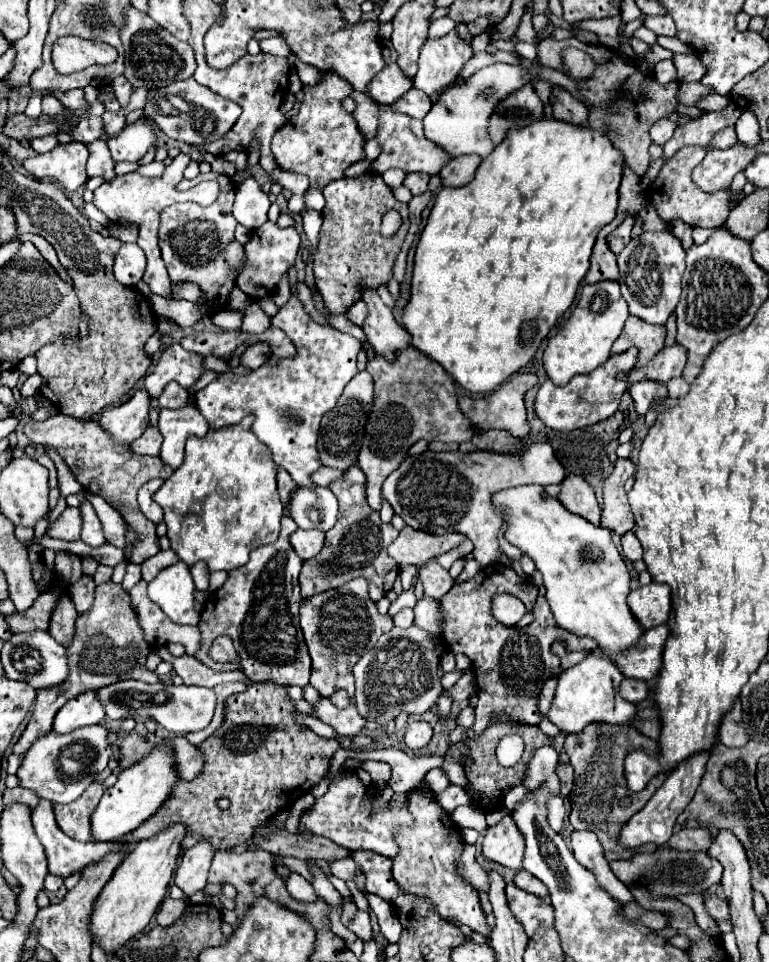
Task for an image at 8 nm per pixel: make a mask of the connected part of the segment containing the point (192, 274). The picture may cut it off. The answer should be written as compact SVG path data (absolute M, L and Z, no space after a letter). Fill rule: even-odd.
M208 172L208 174L200 173L192 180L183 178L177 189L180 191L190 189L203 180L216 180L220 184L220 196L216 198L216 202L206 208L192 204L192 202L174 204L174 206L164 208L160 212L158 244L160 244L162 260L168 268L170 280L186 280L186 282L198 284L202 290L202 296L196 300L196 306L202 312L208 312L212 308L222 310L228 306L230 292L234 288L234 280L246 268L246 258L244 258L242 266L238 266L238 268L232 268L224 260L224 250L234 240L234 228L238 224L232 216L232 202L234 202L234 194L236 194L234 182L228 176Z

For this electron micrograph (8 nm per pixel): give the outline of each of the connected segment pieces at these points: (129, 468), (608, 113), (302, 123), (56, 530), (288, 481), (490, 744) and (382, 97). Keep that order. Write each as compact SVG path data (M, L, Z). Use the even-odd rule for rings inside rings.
M54 414L42 422L34 422L34 420L28 422L24 426L24 434L28 436L28 440L32 444L54 446L58 450L58 454L66 460L66 464L70 466L72 474L82 484L82 488L92 492L92 494L102 496L134 528L134 532L138 534L138 544L132 552L132 558L130 558L132 562L142 564L146 558L160 552L156 526L140 512L138 502L136 502L136 494L138 494L140 486L146 484L148 480L168 478L174 472L170 466L162 464L162 460L158 456L136 456L130 452L128 446L116 446L110 440L110 436L100 428L100 424L96 420L82 422L82 420L64 416L64 414Z
M570 38L570 40L542 40L538 44L538 62L542 66L548 68L556 68L560 70L560 54L564 48L574 46L580 48L588 54L592 54L594 62L596 62L596 72L592 74L590 80L580 82L580 92L584 98L590 100L590 104L594 106L590 110L588 116L588 126L596 128L598 132L604 132L612 144L616 144L616 148L620 148L620 152L624 152L624 158L628 162L628 166L638 174L644 176L648 162L650 162L650 136L648 136L648 128L658 122L660 118L664 118L670 112L676 112L676 104L684 102L688 106L694 106L694 102L706 94L710 94L712 90L706 88L700 82L692 82L692 84L684 84L684 82L672 82L668 86L660 86L652 74L644 74L638 70L638 66L624 62L618 52L612 52L610 48L602 46L602 44L582 44L578 38Z
M328 72L320 84L304 86L304 100L296 122L280 128L272 138L272 152L280 168L288 172L306 174L310 186L324 188L328 182L344 176L344 170L366 158L364 136L358 130L356 120L342 108L342 100L352 94L352 86L336 72Z
M66 508L56 518L56 522L46 530L46 534L52 538L60 538L60 540L78 540L80 538L80 526L82 526L80 510L78 508Z
M278 468L276 480L278 480L278 494L280 494L280 500L282 500L282 504L286 504L290 492L292 492L292 488L296 488L296 482L288 476L288 472L284 472L284 468Z
M496 716L496 718L492 718L492 724L488 724L488 728L480 736L466 738L464 742L468 744L468 750L470 750L470 756L472 756L472 764L468 768L464 768L466 778L468 778L466 792L472 798L472 802L476 806L480 806L480 810L486 812L486 814L496 812L496 810L502 810L504 808L504 796L514 786L522 784L524 772L526 772L526 766L528 766L528 760L532 760L532 752L536 752L536 748L542 748L542 746L550 746L552 744L552 740L538 726L526 726L526 724L512 722L508 716L502 716L502 718ZM506 734L518 734L518 736L522 736L522 740L526 744L522 760L516 766L512 766L512 768L504 768L496 760L496 746L500 742L500 738L506 736Z
M386 64L368 84L368 96L376 104L392 104L410 88L412 82L402 74L402 70L396 64Z

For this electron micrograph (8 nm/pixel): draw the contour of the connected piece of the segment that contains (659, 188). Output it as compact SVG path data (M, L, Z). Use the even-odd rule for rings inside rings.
M686 146L678 150L674 156L666 158L656 180L648 186L646 198L654 204L656 214L664 222L672 220L682 220L690 226L700 226L700 228L718 228L724 224L724 220L730 214L730 202L728 202L728 192L702 192L700 188L690 178L692 170L696 164L700 164L706 156L706 148L702 146Z

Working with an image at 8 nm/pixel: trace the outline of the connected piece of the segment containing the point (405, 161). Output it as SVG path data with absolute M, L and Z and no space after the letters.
M378 106L380 108L380 132L378 132L378 140L382 146L382 154L372 162L372 170L382 174L388 168L400 168L404 172L426 172L426 174L438 174L440 168L444 168L444 164L448 164L448 160L452 160L448 156L448 152L444 152L438 144L430 144L430 140L424 136L424 128L422 128L422 120L414 120L406 114L398 114L394 112L390 106Z

